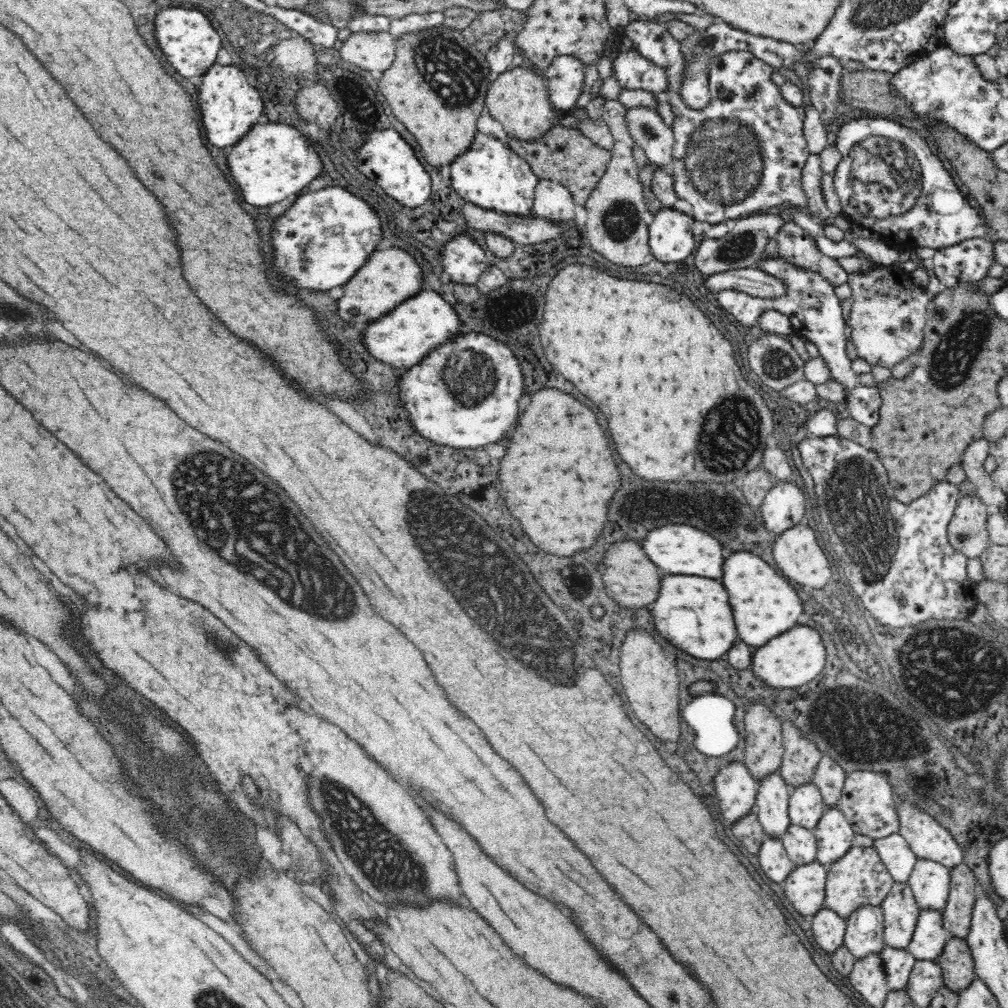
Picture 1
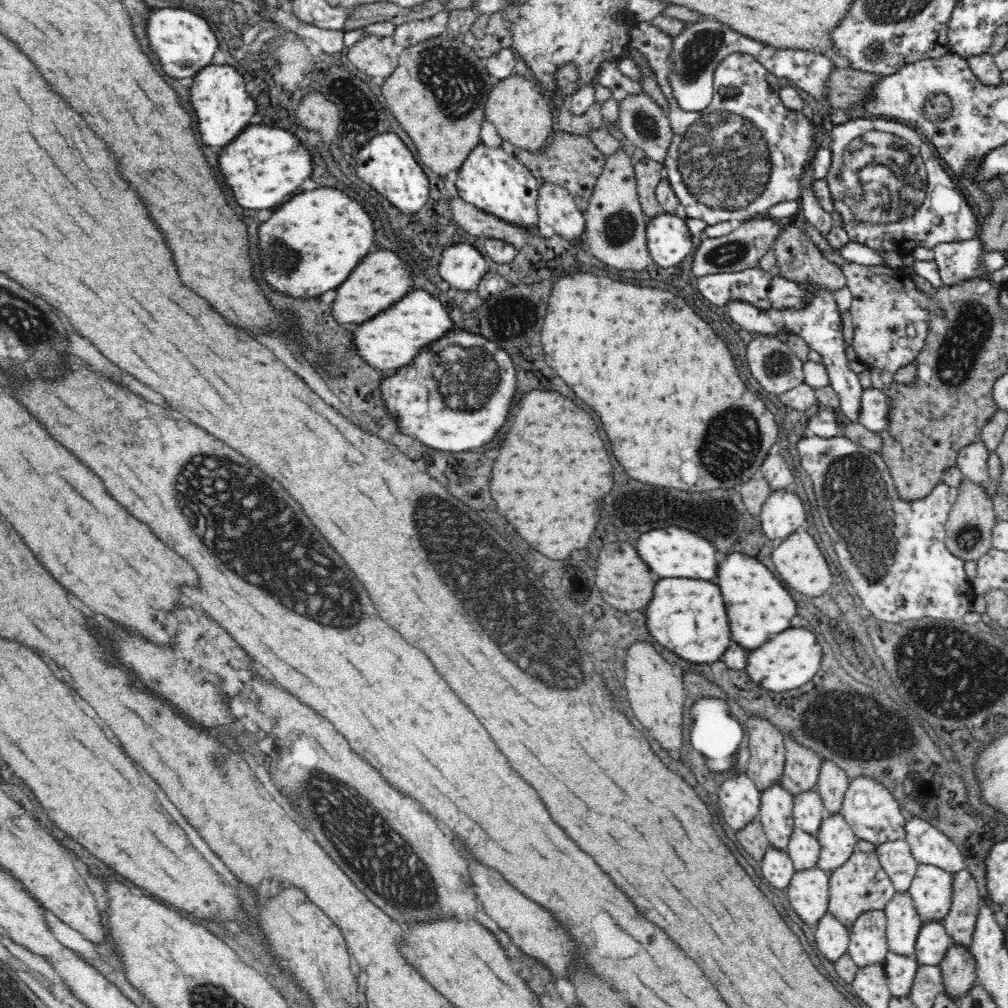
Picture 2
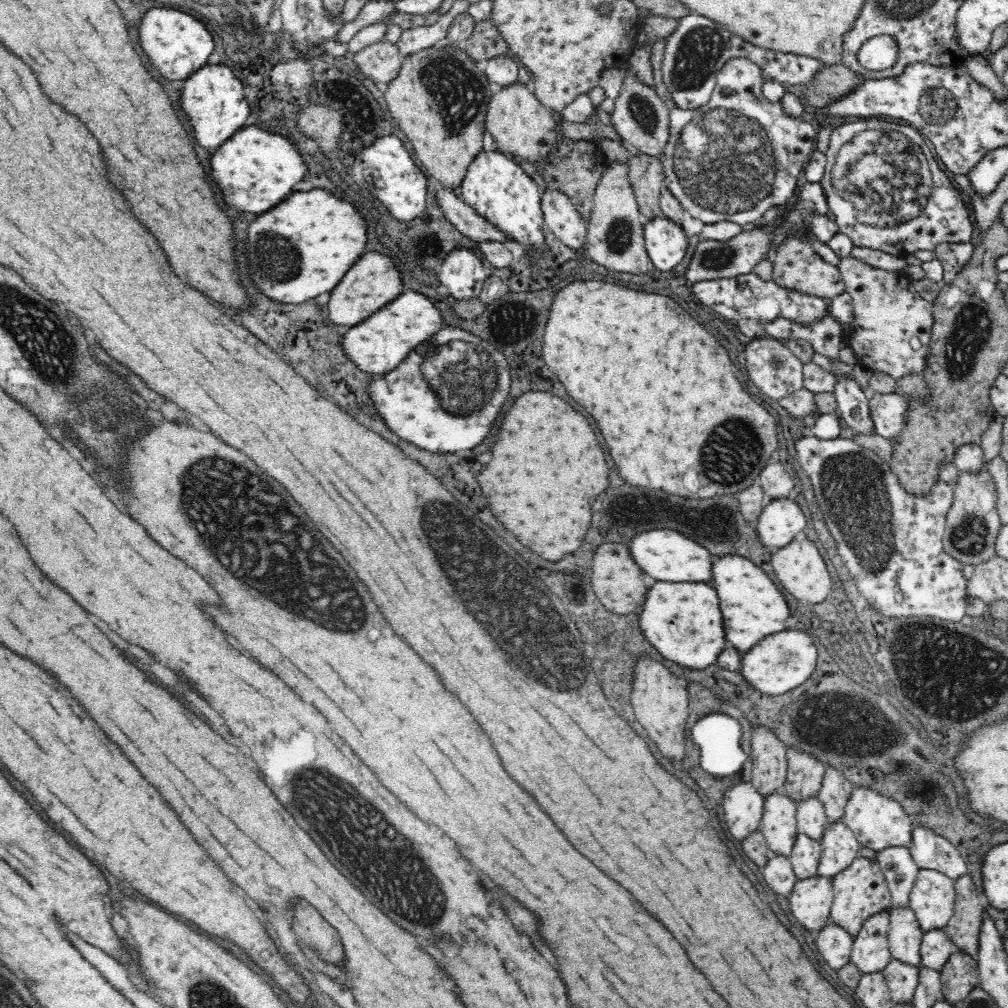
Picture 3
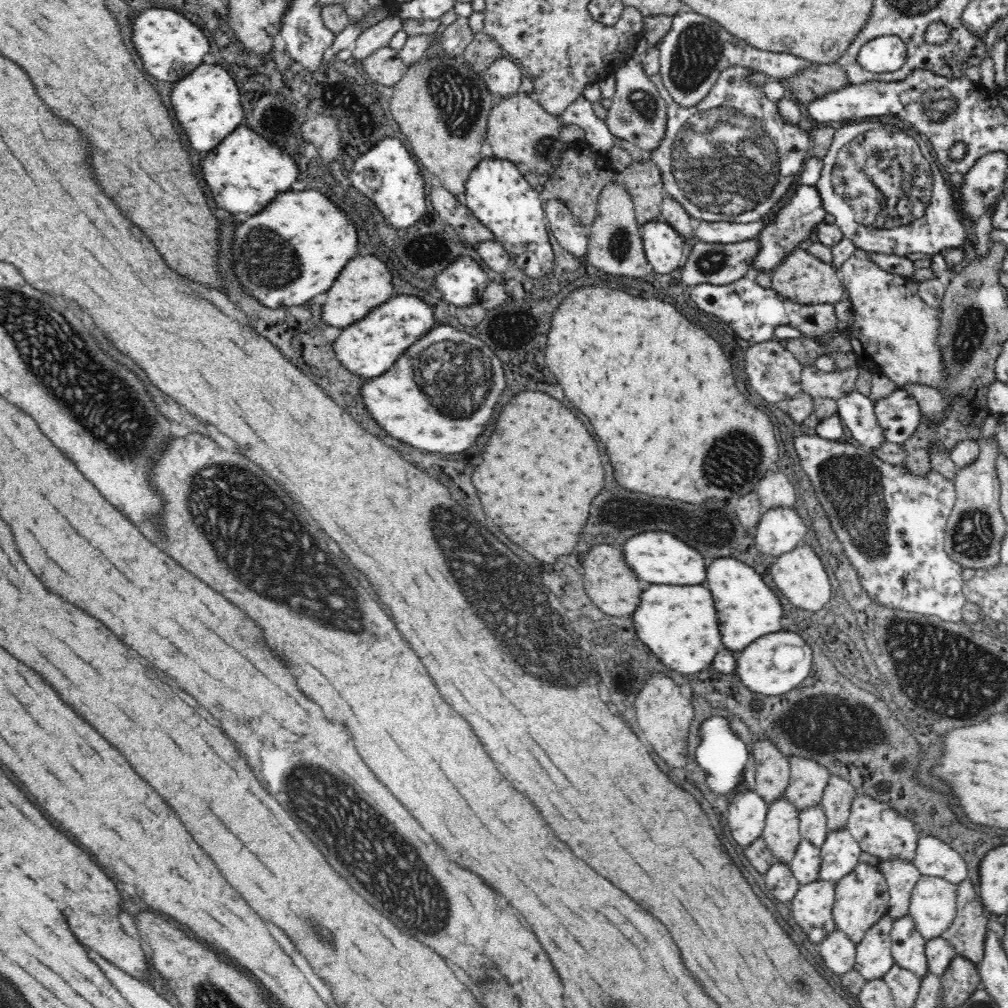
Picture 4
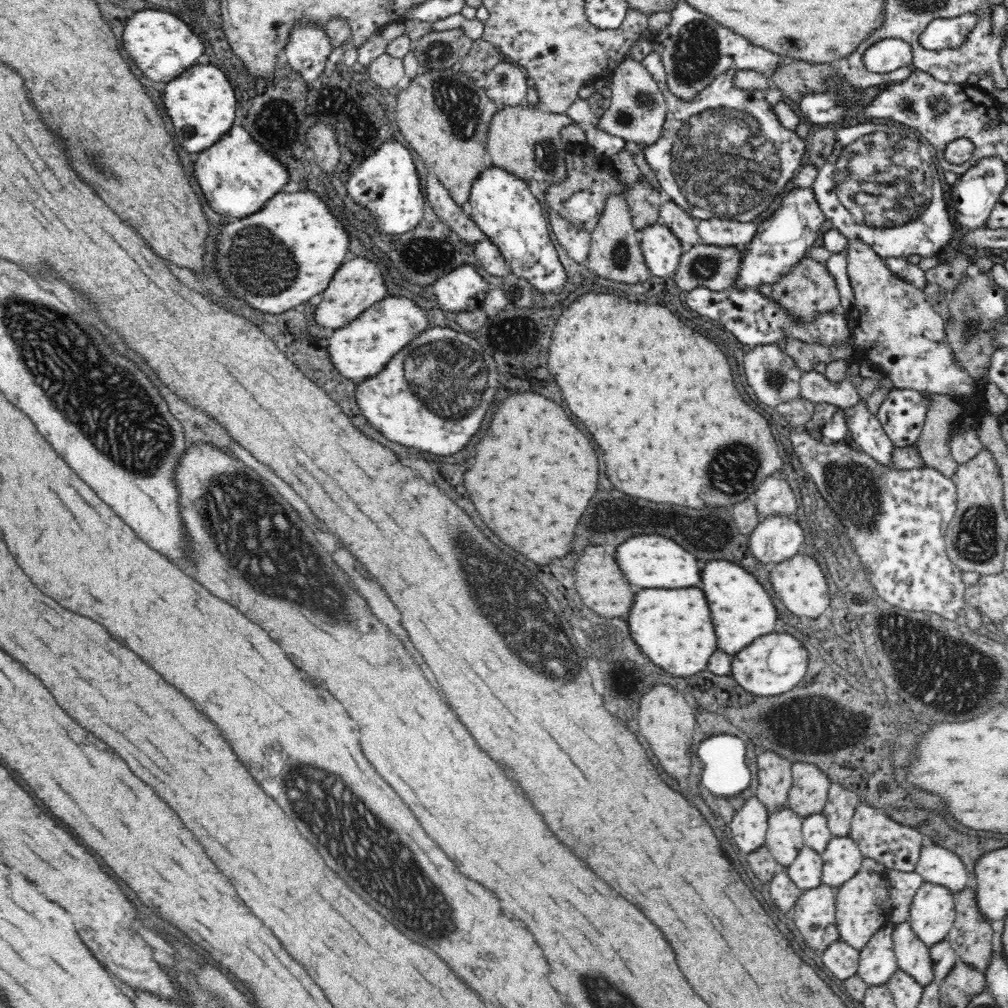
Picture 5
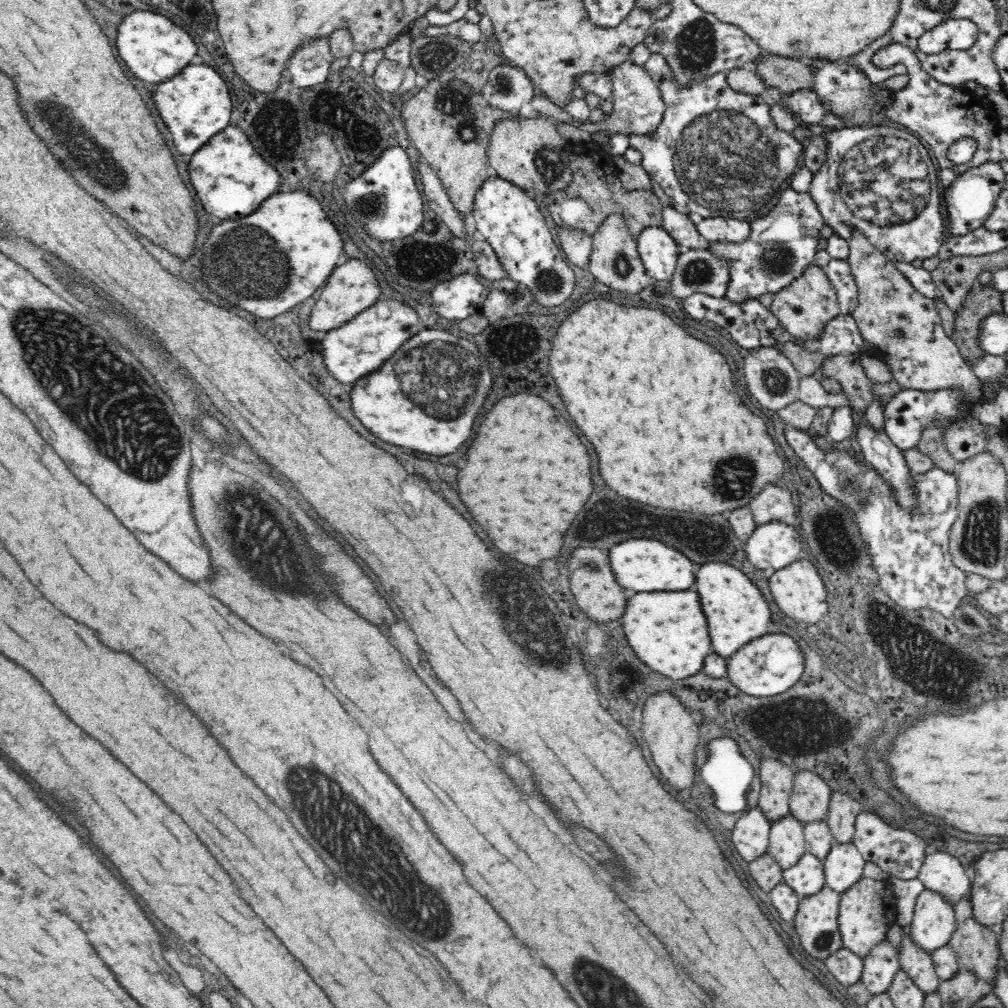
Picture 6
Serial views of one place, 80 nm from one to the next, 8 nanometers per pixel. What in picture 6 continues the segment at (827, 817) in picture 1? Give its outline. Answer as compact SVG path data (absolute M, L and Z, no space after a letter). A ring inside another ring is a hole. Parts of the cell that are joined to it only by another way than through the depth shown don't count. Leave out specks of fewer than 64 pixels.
M835 843L823 862L825 887L840 894L858 884L863 878L866 862L853 843Z

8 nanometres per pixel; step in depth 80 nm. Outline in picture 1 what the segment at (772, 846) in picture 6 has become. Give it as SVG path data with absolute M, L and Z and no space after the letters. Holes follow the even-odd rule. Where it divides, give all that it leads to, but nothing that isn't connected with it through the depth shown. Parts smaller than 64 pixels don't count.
M779 772L764 777L756 795L755 811L768 837L783 840L791 820L788 814L791 795Z

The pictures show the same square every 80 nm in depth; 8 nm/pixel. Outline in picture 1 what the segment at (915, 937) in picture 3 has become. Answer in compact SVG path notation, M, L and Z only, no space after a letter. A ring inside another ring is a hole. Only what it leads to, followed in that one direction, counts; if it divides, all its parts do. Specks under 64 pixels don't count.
M895 883L880 907L885 919L885 946L907 949L920 918L920 909L909 884Z

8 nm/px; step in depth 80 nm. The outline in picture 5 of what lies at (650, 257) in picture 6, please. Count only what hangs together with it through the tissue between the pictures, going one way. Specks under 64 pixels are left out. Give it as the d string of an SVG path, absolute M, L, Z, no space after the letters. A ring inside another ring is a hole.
M659 222L640 230L638 239L651 274L664 279L672 277L683 254L680 239Z

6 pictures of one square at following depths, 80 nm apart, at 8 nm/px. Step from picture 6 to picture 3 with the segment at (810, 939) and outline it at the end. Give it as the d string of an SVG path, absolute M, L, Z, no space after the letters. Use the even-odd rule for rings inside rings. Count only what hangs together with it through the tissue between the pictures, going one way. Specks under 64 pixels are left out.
M817 874L814 878L800 880L788 898L792 915L806 930L819 933L831 924L834 893L830 879Z

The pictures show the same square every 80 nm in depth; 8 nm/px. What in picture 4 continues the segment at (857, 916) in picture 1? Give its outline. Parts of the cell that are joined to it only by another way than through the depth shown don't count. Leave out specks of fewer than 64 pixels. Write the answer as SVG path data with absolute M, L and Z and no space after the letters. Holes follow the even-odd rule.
M885 915L884 918L880 918L874 926L870 927L864 938L856 945L855 969L860 972L860 975L866 981L883 979L895 963L893 954L891 953L891 930L893 924L894 920Z

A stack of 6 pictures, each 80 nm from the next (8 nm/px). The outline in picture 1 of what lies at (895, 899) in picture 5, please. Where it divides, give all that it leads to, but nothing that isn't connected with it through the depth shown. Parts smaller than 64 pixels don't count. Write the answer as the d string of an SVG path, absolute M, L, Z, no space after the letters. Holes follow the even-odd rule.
M900 833L891 834L875 840L873 846L893 881L896 884L908 883L918 859L905 838Z

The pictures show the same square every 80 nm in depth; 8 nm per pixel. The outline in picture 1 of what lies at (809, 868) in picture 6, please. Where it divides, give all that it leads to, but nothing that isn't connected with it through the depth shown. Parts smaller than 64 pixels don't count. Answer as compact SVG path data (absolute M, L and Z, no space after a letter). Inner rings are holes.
M791 824L782 841L795 867L817 861L817 838L813 831Z

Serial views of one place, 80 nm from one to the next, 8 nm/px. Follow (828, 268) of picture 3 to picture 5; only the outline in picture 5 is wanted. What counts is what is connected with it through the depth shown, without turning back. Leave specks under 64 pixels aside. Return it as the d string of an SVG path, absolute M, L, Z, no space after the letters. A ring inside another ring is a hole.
M804 257L789 273L786 273L775 285L772 285L770 298L778 303L794 325L811 323L820 313L839 311L840 299L836 283L823 263L810 257Z

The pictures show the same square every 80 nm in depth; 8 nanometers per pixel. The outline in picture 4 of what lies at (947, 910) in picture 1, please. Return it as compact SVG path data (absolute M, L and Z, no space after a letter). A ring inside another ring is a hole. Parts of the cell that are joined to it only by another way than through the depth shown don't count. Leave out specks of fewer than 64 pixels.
M971 880L957 886L957 914L952 925L945 930L941 936L944 937L956 949L958 955L966 957L968 960L979 965L984 958L985 942L988 932L986 916L984 916L983 904L979 898L979 893L972 885Z

